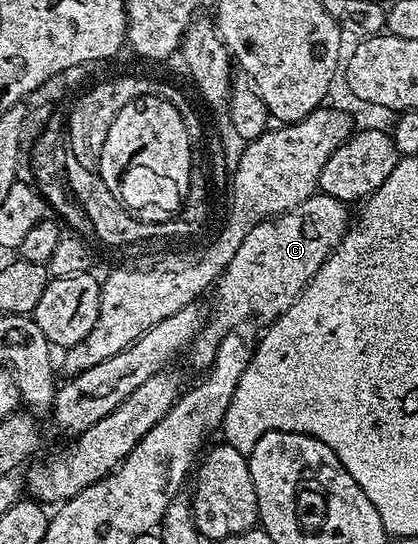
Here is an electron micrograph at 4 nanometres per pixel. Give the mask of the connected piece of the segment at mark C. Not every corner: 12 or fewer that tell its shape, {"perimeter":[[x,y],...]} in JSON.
{"perimeter":[[323,194],[259,220],[214,285],[191,345],[201,370],[228,332],[275,322],[348,232]]}

